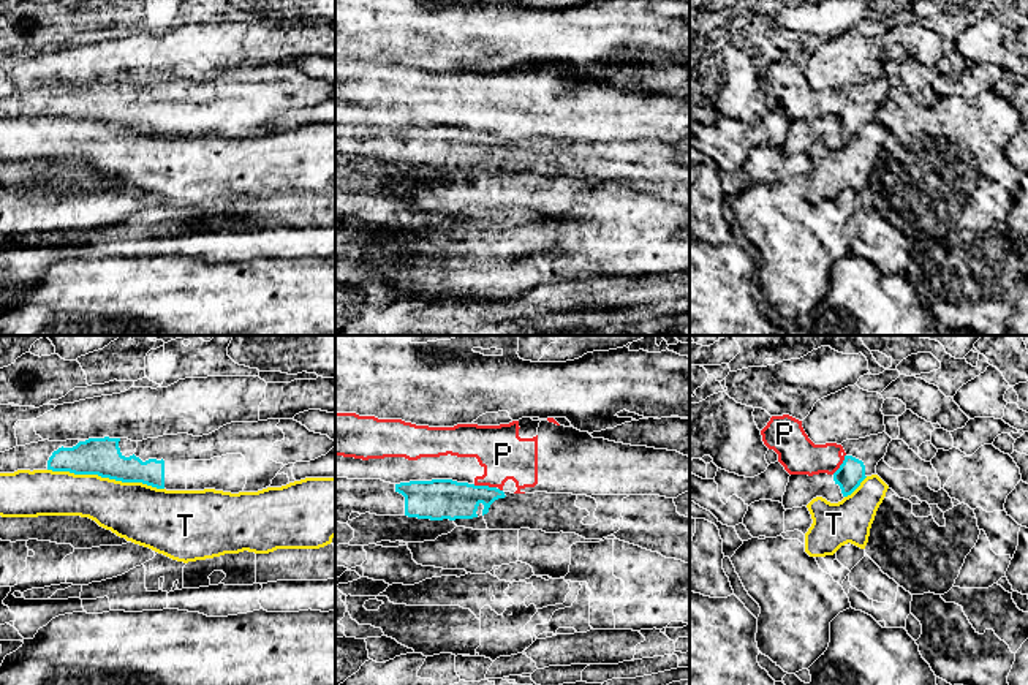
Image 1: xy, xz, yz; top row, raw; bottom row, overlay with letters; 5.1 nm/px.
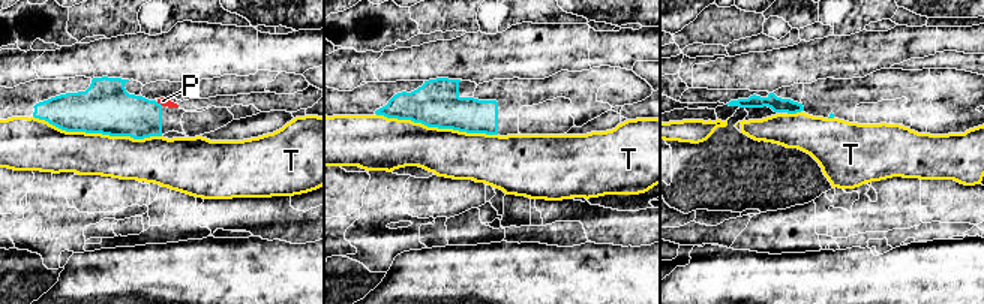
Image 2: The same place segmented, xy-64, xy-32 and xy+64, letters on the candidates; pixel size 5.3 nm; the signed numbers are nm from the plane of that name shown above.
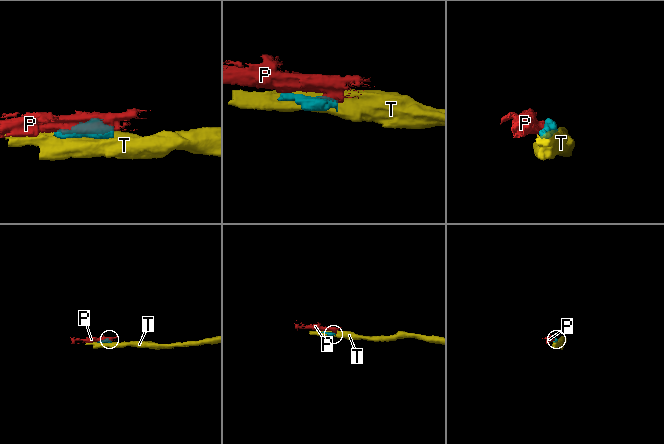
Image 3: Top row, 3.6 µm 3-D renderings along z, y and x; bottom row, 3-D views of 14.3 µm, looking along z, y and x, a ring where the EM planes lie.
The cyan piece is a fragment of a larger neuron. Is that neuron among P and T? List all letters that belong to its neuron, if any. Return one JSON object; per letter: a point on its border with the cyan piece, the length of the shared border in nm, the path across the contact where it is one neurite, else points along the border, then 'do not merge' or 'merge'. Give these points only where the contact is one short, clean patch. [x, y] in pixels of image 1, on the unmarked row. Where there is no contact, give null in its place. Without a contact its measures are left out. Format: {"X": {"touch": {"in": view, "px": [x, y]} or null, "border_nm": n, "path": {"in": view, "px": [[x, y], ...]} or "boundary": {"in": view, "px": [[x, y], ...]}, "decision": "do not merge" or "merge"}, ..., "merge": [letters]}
{"P": {"touch": {"in": "xz", "px": [484, 132]}, "border_nm": 120, "boundary": {"in": "xz", "px": [[473, 130], [495, 133]]}, "decision": "do not merge"}, "T": {"touch": {"in": "xy", "px": [106, 122]}, "border_nm": 600, "decision": "do not merge"}, "merge": []}

